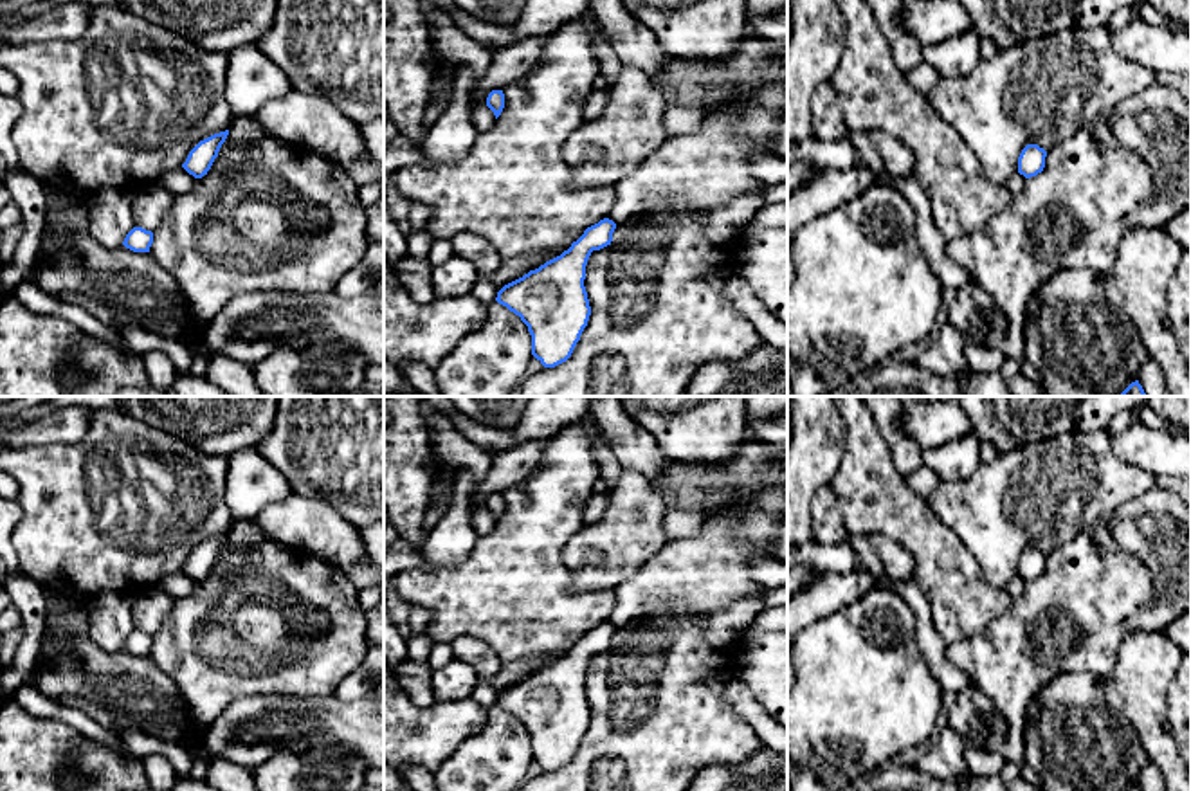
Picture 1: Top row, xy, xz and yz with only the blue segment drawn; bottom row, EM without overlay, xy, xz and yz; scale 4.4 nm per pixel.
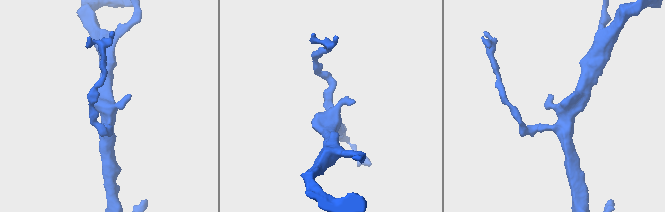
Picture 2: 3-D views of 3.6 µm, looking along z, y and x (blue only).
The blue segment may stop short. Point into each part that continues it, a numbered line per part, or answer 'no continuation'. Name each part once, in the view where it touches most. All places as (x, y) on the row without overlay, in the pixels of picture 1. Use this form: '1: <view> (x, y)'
no continuation

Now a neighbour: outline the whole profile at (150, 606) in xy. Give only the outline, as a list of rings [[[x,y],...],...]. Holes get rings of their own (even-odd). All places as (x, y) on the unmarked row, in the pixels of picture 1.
[[[139,587],[130,593],[135,631],[155,634],[169,614],[175,596],[157,587]]]

